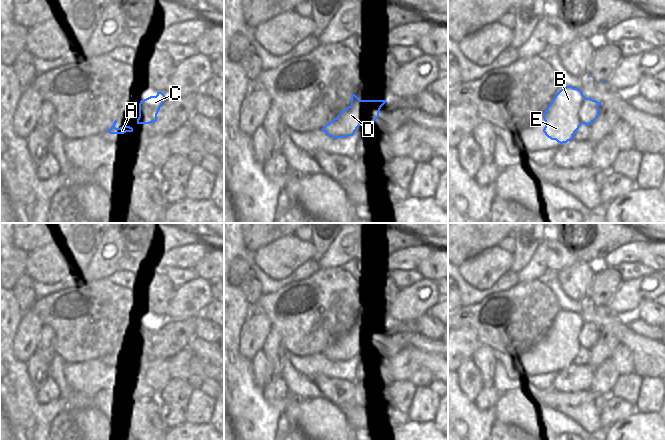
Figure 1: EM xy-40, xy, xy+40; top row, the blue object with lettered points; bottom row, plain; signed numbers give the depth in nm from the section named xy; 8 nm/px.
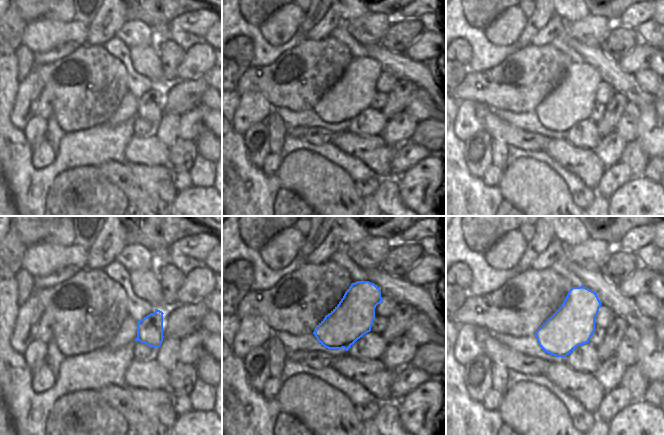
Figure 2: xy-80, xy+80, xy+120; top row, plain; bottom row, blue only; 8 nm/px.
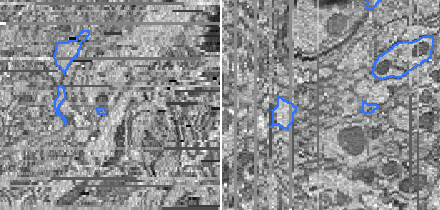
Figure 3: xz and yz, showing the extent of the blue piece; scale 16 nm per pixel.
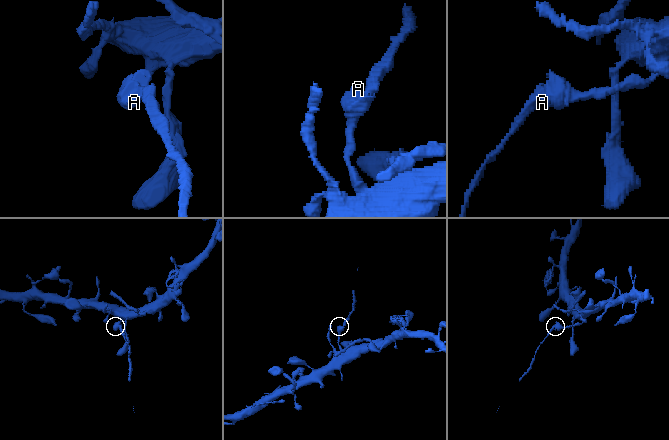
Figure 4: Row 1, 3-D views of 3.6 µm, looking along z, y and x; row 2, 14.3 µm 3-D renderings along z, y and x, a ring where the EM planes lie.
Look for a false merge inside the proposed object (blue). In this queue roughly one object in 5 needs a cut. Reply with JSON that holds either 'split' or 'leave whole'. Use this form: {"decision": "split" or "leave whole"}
{"decision": "split"}

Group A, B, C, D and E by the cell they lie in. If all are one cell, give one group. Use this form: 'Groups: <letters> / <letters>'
Groups: A B D E / C.

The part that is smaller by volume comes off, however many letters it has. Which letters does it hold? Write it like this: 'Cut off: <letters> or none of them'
Cut off: C

